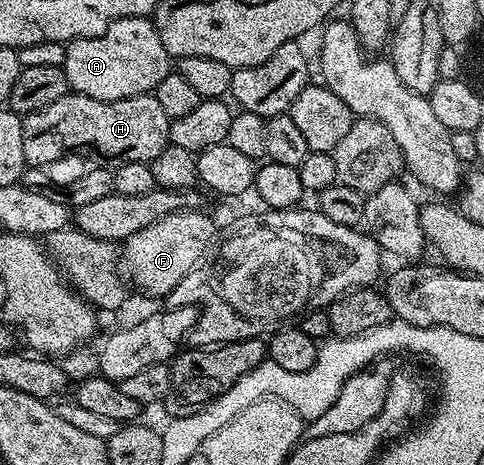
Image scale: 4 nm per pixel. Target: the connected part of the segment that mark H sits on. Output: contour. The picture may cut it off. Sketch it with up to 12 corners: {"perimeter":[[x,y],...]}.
{"perimeter":[[153,93],[66,94],[22,119],[24,160],[148,162],[171,145]]}

